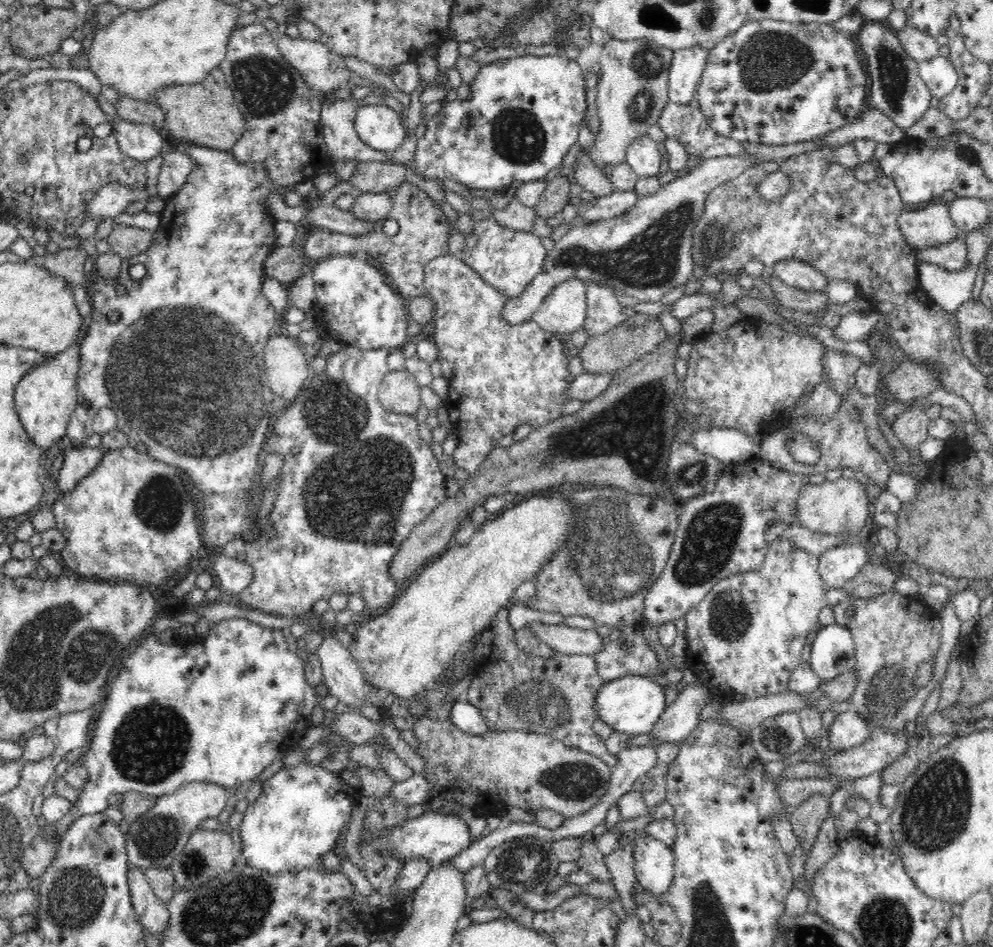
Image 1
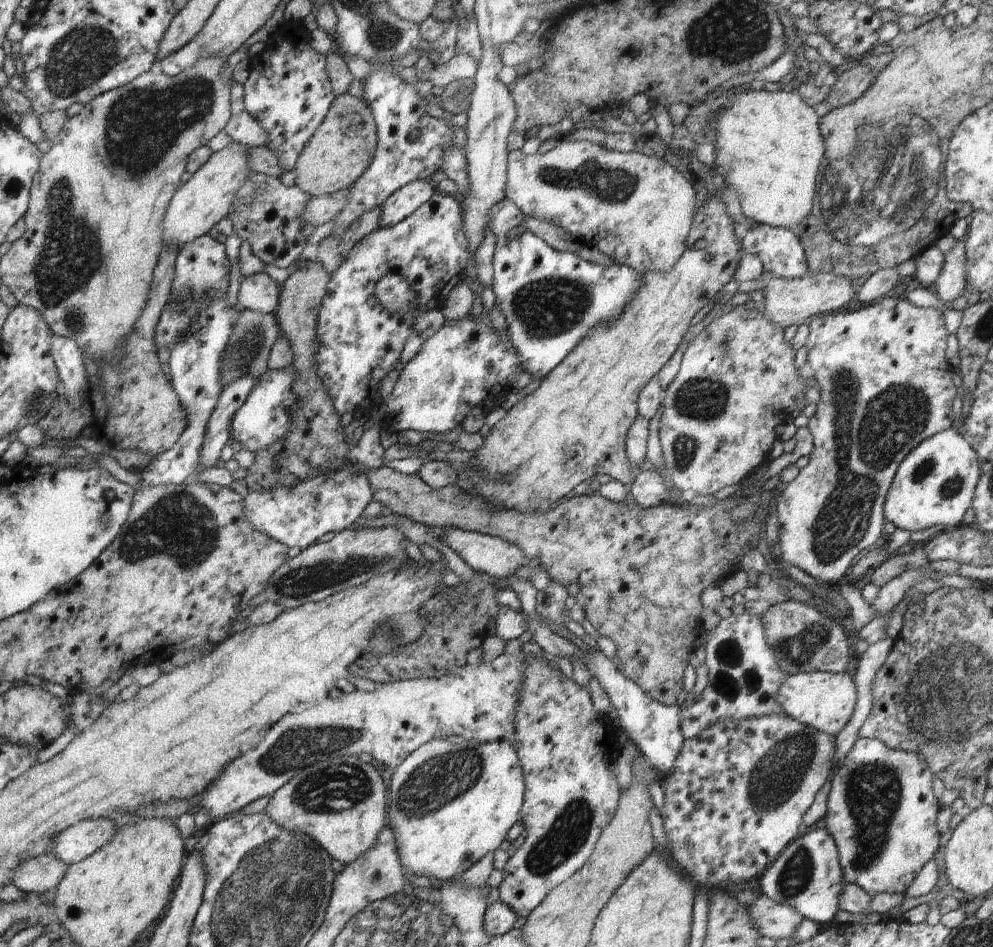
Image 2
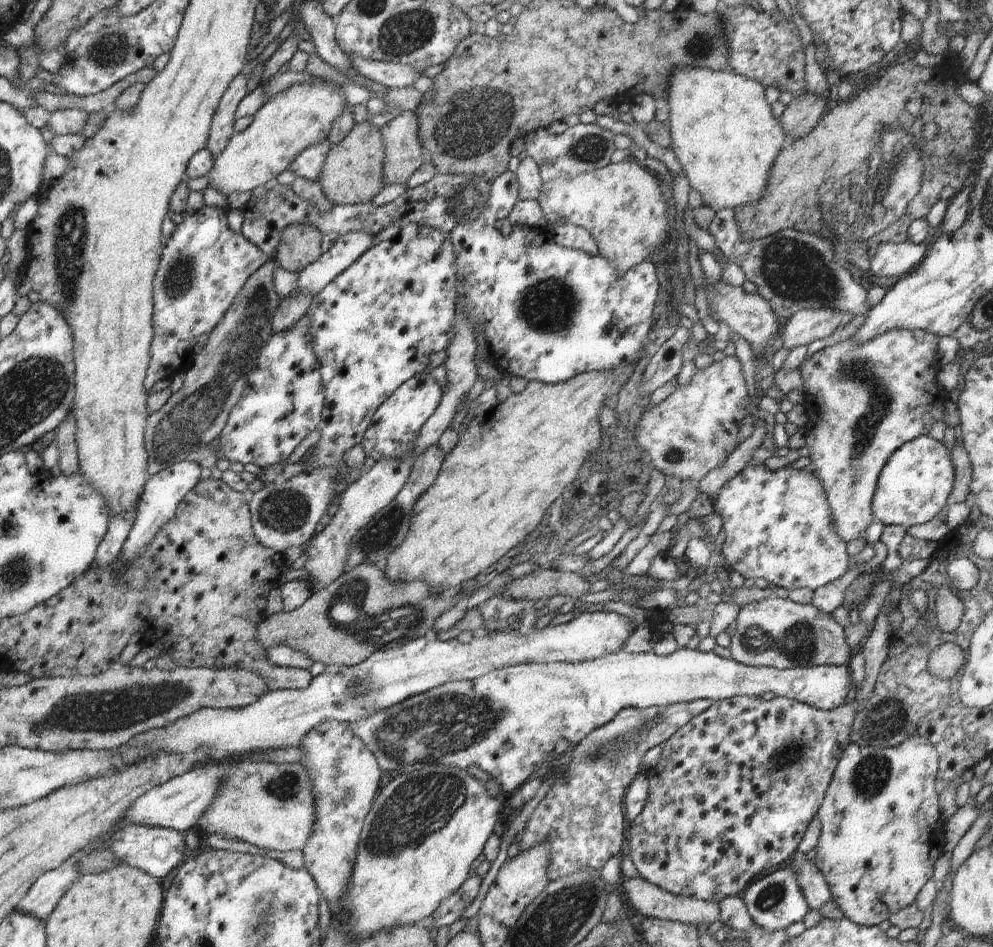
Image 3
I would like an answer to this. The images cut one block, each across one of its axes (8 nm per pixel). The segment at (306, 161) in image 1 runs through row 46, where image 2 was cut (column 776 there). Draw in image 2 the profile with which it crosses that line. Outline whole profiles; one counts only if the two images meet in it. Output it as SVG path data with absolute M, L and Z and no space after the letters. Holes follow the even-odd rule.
M737 221L733 227L739 238L741 250L744 250L748 255L757 256L762 263L763 272L770 272L779 279L801 279L810 273L805 250L793 229L773 227L756 222L753 222L748 228Z

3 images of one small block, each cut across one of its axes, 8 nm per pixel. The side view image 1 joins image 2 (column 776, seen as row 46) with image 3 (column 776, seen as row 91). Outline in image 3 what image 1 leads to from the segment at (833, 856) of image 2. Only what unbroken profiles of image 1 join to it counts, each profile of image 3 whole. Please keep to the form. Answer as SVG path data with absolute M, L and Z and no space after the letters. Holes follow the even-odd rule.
M790 862L755 880L740 898L745 903L751 920L754 920L757 927L766 928L768 931L787 929L791 924L803 922L806 914L811 911L800 889L795 868Z

